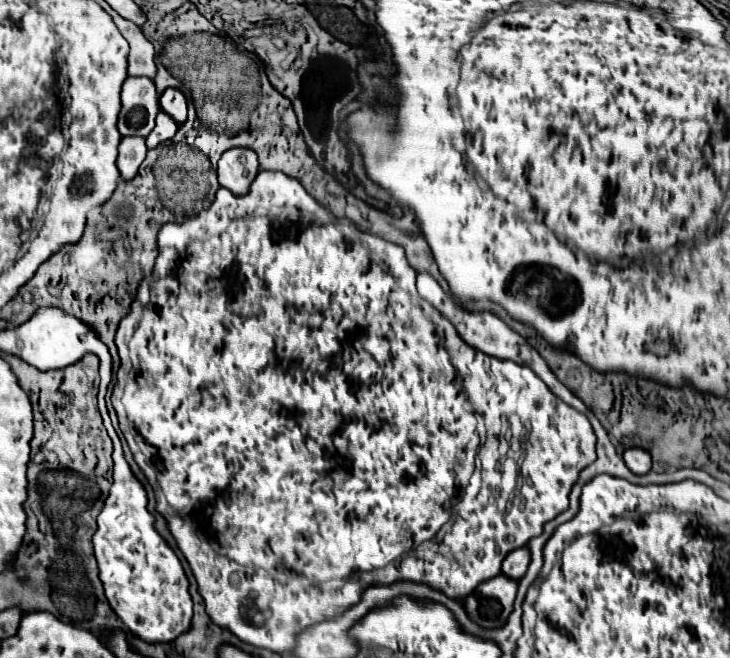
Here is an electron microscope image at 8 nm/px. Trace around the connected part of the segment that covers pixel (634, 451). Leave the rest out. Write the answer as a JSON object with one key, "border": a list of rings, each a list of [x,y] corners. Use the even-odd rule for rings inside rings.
{"border":[[[627,448],[623,452],[623,462],[633,474],[645,474],[651,470],[651,456],[641,448]]]}

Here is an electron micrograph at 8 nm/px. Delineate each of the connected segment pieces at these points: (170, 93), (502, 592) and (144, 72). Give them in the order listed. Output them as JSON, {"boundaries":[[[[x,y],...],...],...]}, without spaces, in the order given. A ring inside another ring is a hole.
{"boundaries":[[[[167,88],[161,98],[159,98],[159,106],[163,112],[167,112],[179,126],[187,120],[187,100],[185,96],[175,90],[175,88]]],[[[499,574],[489,582],[483,582],[473,590],[463,606],[469,618],[481,628],[501,628],[513,612],[513,600],[517,594],[517,582]]],[[[117,14],[111,16],[115,26],[119,28],[121,36],[129,42],[129,56],[127,56],[127,74],[129,76],[147,76],[153,78],[157,72],[155,66],[155,50],[153,44],[143,36],[141,28],[125,18],[117,18]]]]}

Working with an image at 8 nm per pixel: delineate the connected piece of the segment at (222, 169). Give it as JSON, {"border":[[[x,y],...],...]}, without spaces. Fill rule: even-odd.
{"border":[[[231,148],[221,156],[217,174],[223,188],[241,196],[249,190],[251,182],[259,174],[257,154],[249,148]]]}

